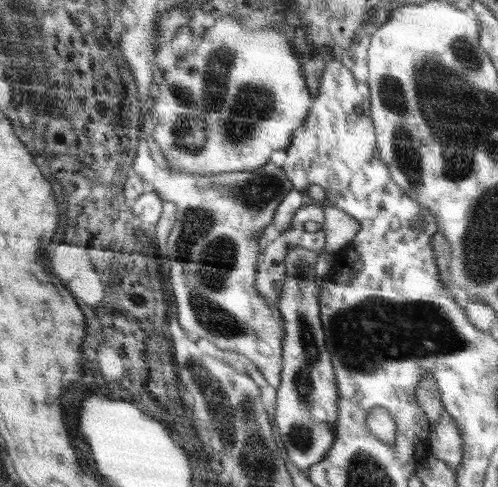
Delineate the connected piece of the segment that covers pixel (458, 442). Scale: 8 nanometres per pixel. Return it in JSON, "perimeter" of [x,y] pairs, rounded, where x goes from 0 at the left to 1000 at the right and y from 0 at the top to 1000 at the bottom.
{"perimeter":[[[898,848],[861,877],[863,932],[892,947],[910,967],[926,955],[928,899],[918,867]]]}

